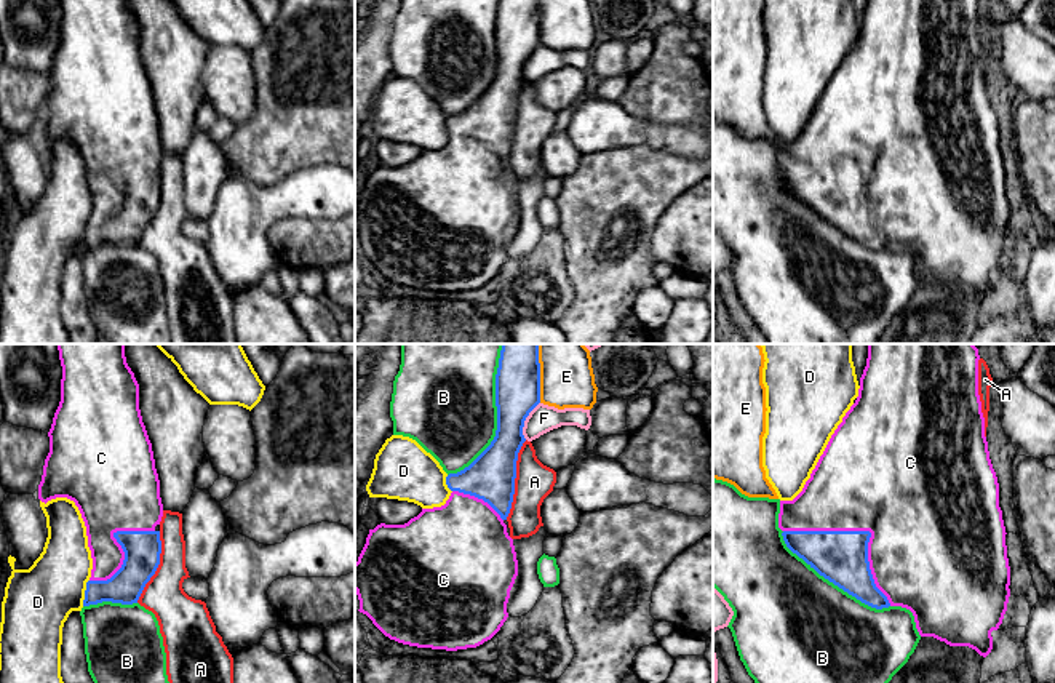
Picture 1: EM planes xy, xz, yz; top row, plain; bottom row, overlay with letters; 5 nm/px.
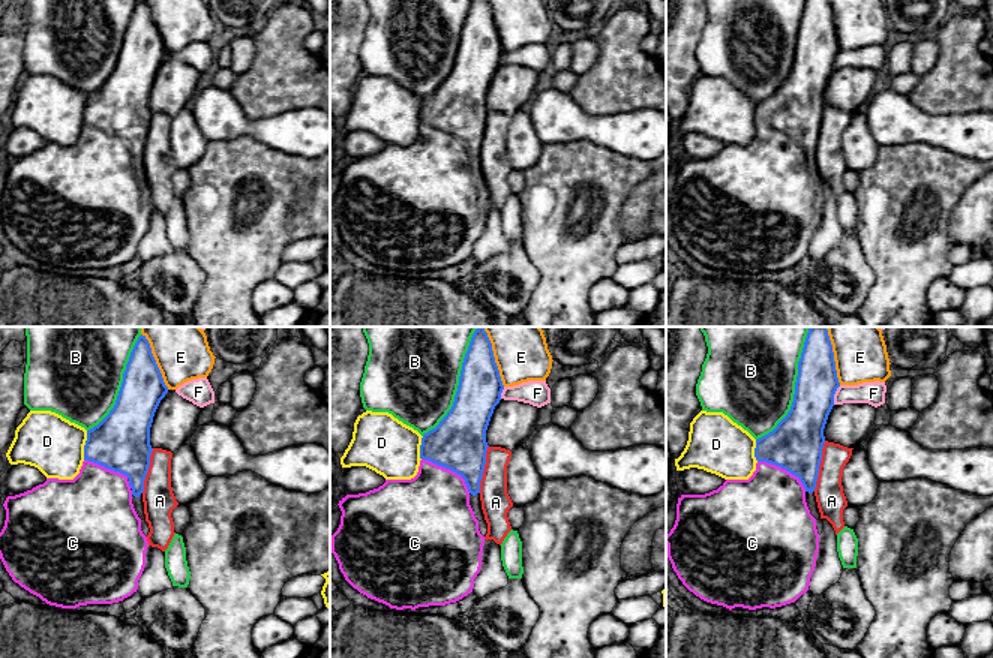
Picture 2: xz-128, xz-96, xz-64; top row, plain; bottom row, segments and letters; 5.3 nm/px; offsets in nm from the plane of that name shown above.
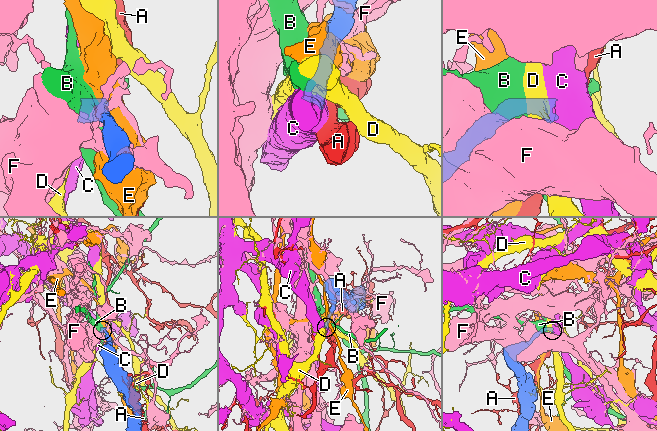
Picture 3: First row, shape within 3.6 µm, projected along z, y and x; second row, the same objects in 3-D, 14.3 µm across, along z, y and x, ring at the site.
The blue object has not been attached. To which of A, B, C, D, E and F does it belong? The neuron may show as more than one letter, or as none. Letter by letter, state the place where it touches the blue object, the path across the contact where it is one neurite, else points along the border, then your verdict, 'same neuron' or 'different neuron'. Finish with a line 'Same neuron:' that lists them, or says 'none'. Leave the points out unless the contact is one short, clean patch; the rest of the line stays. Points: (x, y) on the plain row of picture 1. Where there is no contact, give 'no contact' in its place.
A: xz (513, 122) | different neuron
B: xz (497, 64) | different neuron
C: yz (863, 173) | same neuron
D: xy (85, 234) | different neuron
E: xz (539, 23) | different neuron
F: xz (525, 61) | different neuron
Same neuron: C

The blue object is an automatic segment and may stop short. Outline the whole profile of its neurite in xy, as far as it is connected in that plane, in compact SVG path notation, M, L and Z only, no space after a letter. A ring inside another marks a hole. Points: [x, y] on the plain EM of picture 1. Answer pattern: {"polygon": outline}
{"polygon": "M126 0L59 2L62 8L61 43L48 74L50 94L38 126L38 141L46 146L56 139L67 139L82 155L93 200L83 248L102 243L133 246L137 245L145 226L160 206L161 182L155 168L163 158L152 85L139 51L139 26Z"}

